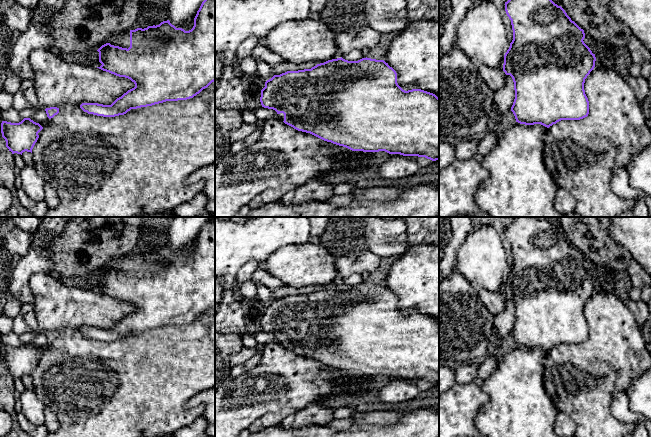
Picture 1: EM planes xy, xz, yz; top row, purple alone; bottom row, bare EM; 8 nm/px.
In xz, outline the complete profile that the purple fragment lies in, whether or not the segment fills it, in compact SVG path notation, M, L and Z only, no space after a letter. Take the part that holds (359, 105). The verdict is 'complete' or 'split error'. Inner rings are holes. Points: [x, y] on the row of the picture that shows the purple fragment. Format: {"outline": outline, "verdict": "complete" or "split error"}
{"outline": "M341 58L317 64L311 69L287 71L274 75L261 90L262 107L284 114L284 123L310 133L324 141L352 151L400 154L439 160L439 98L421 89L405 91L397 83L396 71L384 60L362 58L348 61Z", "verdict": "complete"}

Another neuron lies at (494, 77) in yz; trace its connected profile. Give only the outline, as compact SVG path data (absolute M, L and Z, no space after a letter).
M480 64L478 68L481 76L494 93L504 87L506 74L502 67L492 68Z

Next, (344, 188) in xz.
M341 183L334 188L335 195L345 195L351 193L355 187L350 183Z

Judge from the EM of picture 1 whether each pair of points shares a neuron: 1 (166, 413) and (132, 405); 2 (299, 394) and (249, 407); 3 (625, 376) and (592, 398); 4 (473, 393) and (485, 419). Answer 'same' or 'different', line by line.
1: same
2: same
3: same
4: different

